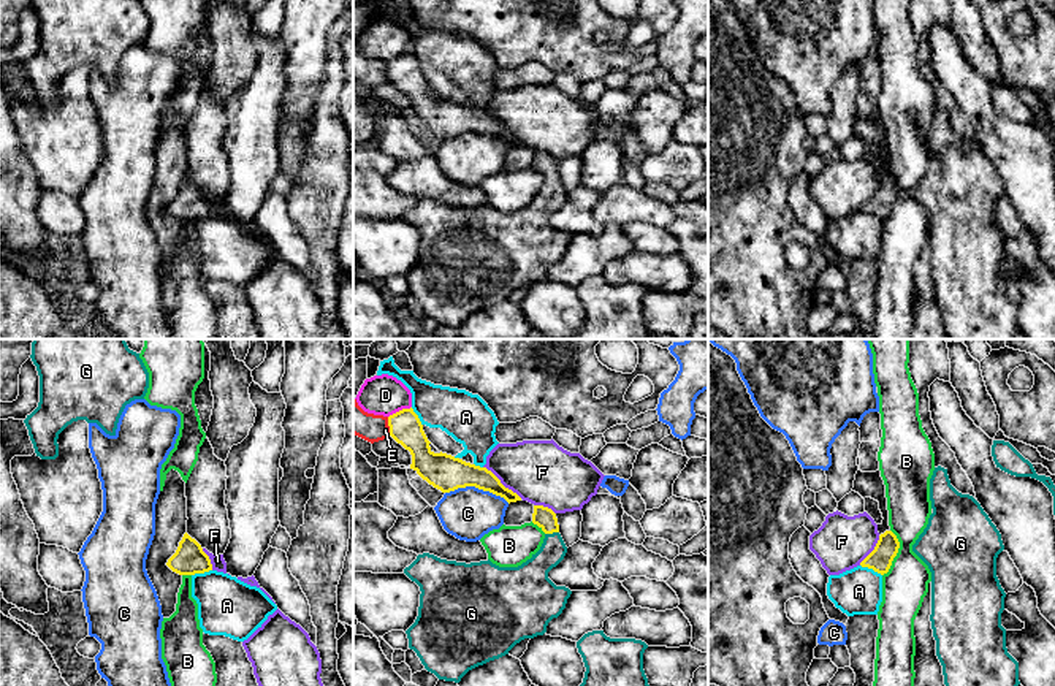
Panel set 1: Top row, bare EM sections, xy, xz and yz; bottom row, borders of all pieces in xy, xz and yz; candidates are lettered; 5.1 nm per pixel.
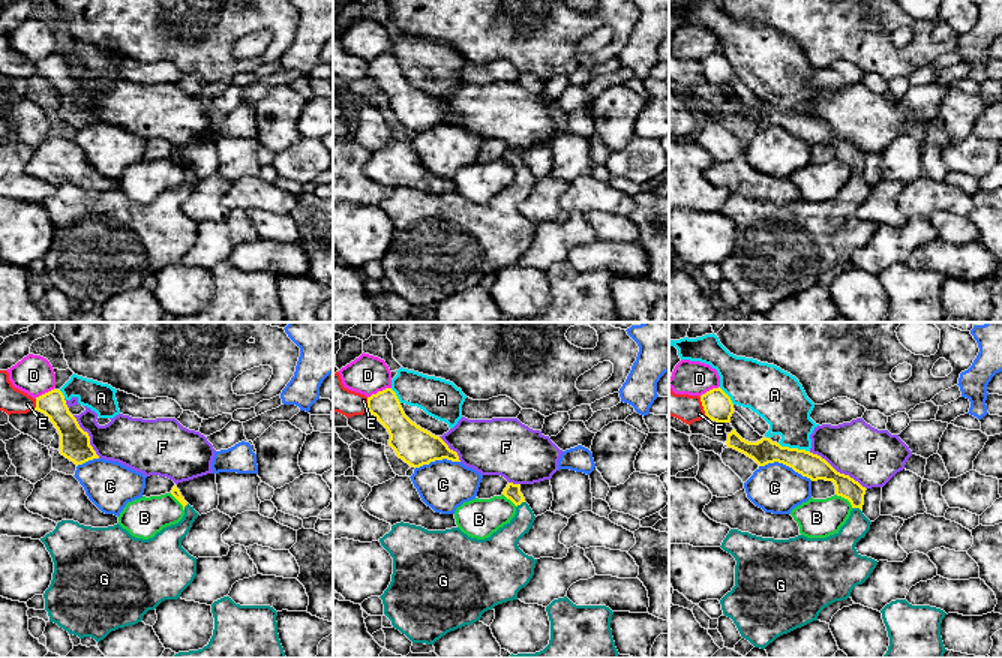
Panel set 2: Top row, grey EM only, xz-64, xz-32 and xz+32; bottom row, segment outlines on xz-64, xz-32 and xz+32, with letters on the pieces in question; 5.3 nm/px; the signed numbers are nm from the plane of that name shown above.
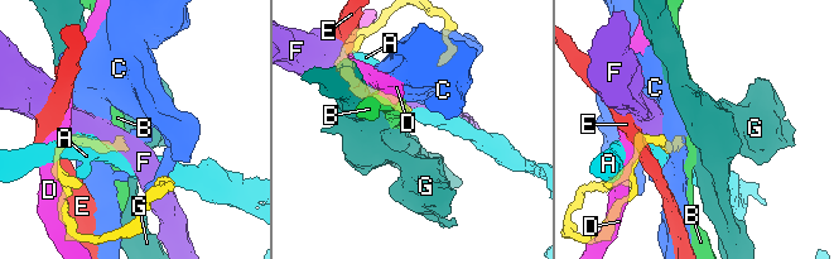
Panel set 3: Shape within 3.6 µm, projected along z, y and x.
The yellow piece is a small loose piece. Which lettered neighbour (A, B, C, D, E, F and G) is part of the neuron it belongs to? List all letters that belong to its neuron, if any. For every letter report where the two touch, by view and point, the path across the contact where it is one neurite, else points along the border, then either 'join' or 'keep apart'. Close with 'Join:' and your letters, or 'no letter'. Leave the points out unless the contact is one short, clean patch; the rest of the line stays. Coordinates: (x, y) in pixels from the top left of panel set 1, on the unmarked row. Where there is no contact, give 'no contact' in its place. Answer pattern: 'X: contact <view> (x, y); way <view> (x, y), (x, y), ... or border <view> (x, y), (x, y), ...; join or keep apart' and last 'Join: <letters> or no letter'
A: contact yz (872, 213); keep apart
B: contact yz (897, 197); border yz (891, 175), (898, 187), (898, 197), (883, 221); keep apart
C: contact xz (477, 132); border xz (445, 137), (477, 132), (499, 140), (509, 148); keep apart
D: contact xz (399, 56); keep apart
E: contact xz (388, 70); border xz (387, 62), (390, 80); keep apart
F: contact xz (501, 129); keep apart
G: contact xz (552, 178); way xz (544, 162), (552, 178), (552, 198), (531, 222); join
Join: G

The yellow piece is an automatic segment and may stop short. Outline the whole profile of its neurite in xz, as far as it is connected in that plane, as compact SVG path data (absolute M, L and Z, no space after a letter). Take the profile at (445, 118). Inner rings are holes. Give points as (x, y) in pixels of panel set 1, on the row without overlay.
M413 54L388 62L390 81L412 100L410 114L442 138L475 131L504 143L508 149L521 146L486 112L480 112L447 98L434 98Z

